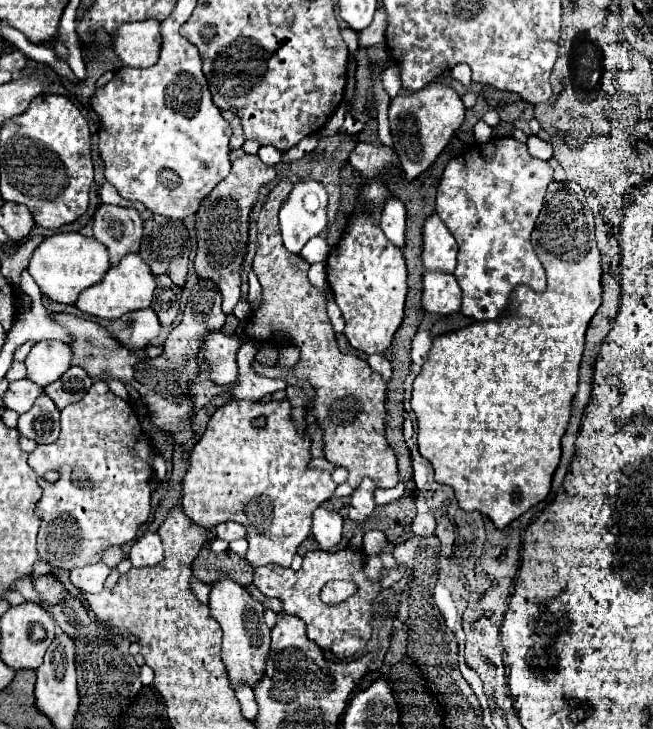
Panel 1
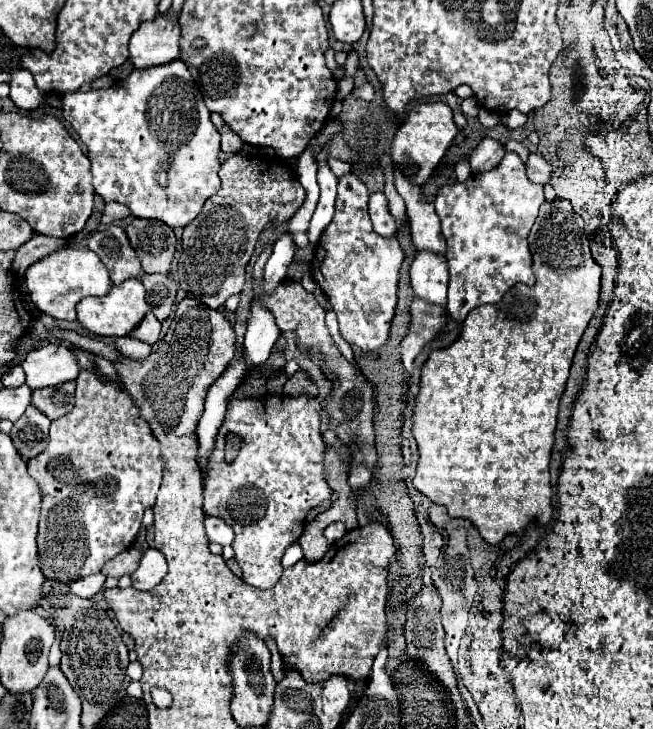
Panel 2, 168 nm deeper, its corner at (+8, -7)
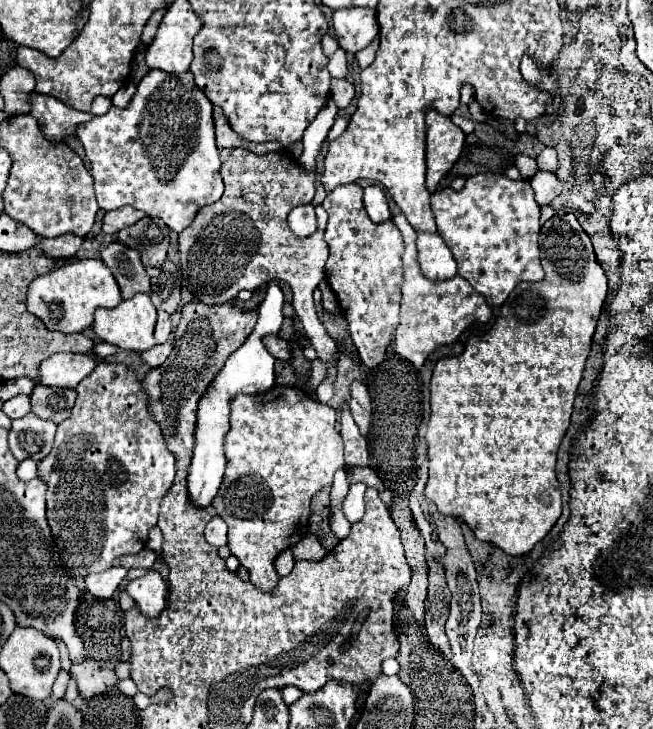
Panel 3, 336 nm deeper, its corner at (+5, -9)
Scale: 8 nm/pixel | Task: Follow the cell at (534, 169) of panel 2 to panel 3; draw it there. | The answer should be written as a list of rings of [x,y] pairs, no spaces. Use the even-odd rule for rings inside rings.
[[[537,171],[531,179],[529,179],[533,191],[535,191],[535,199],[539,205],[547,205],[551,203],[559,193],[561,193],[561,183],[557,179],[555,173],[551,171]]]

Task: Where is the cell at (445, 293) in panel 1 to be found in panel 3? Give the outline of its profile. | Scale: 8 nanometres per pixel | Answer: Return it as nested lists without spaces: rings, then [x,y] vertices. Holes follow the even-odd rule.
[[[419,233],[417,261],[421,273],[431,281],[447,281],[457,275],[457,263],[439,235]]]

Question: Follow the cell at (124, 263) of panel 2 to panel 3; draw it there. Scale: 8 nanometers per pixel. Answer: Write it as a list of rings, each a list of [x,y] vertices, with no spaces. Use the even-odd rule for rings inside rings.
[[[111,241],[101,243],[99,255],[119,283],[123,299],[129,299],[135,293],[149,293],[149,275],[145,273],[139,251],[119,241]]]

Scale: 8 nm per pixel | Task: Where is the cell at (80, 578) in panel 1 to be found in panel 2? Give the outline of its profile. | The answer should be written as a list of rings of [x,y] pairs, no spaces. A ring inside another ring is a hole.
[[[94,573],[94,575],[82,577],[74,583],[70,583],[70,591],[80,595],[80,597],[92,597],[104,587],[104,581],[106,581],[106,577],[102,573]]]

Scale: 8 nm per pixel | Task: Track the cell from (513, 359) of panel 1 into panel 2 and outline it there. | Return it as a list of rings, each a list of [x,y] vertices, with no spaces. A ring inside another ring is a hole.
[[[546,201],[540,207],[540,215],[530,231],[528,237],[530,243],[530,251],[534,257],[534,273],[536,273],[536,283],[530,285],[514,285],[500,303],[496,305],[484,305],[478,309],[472,309],[470,315],[464,319],[464,327],[462,327],[462,337],[458,337],[450,347],[440,349],[440,351],[432,351],[432,355],[428,357],[428,361],[422,367],[422,381],[420,381],[420,395],[418,395],[418,403],[414,409],[414,437],[418,443],[418,451],[420,451],[420,461],[418,461],[418,471],[414,477],[414,487],[426,495],[430,501],[434,501],[436,505],[444,505],[448,509],[450,517],[464,517],[470,519],[474,523],[474,527],[480,531],[480,535],[492,543],[498,545],[506,535],[524,535],[526,527],[530,523],[536,523],[540,527],[548,525],[552,519],[552,485],[550,485],[550,473],[548,473],[548,463],[550,463],[550,451],[552,451],[552,443],[554,443],[554,427],[556,427],[556,415],[558,415],[558,403],[560,397],[566,389],[566,379],[568,379],[568,371],[572,365],[572,357],[576,353],[576,347],[584,335],[586,325],[590,323],[590,319],[594,317],[596,309],[598,309],[598,295],[600,295],[600,265],[594,261],[590,247],[588,247],[588,239],[584,233],[584,221],[582,217],[572,209],[570,201]]]

